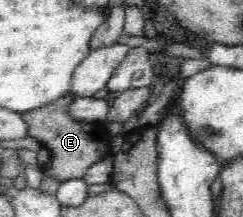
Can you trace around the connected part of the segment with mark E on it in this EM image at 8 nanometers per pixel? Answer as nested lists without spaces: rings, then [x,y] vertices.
[[[67,93],[41,108],[20,114],[27,125],[28,136],[37,138],[42,147],[51,153],[50,161],[43,168],[44,174],[60,183],[71,179],[83,179],[86,170],[96,160],[103,159],[109,153],[108,136],[95,138],[83,121],[77,121],[69,115],[67,108],[73,100],[74,97]]]

